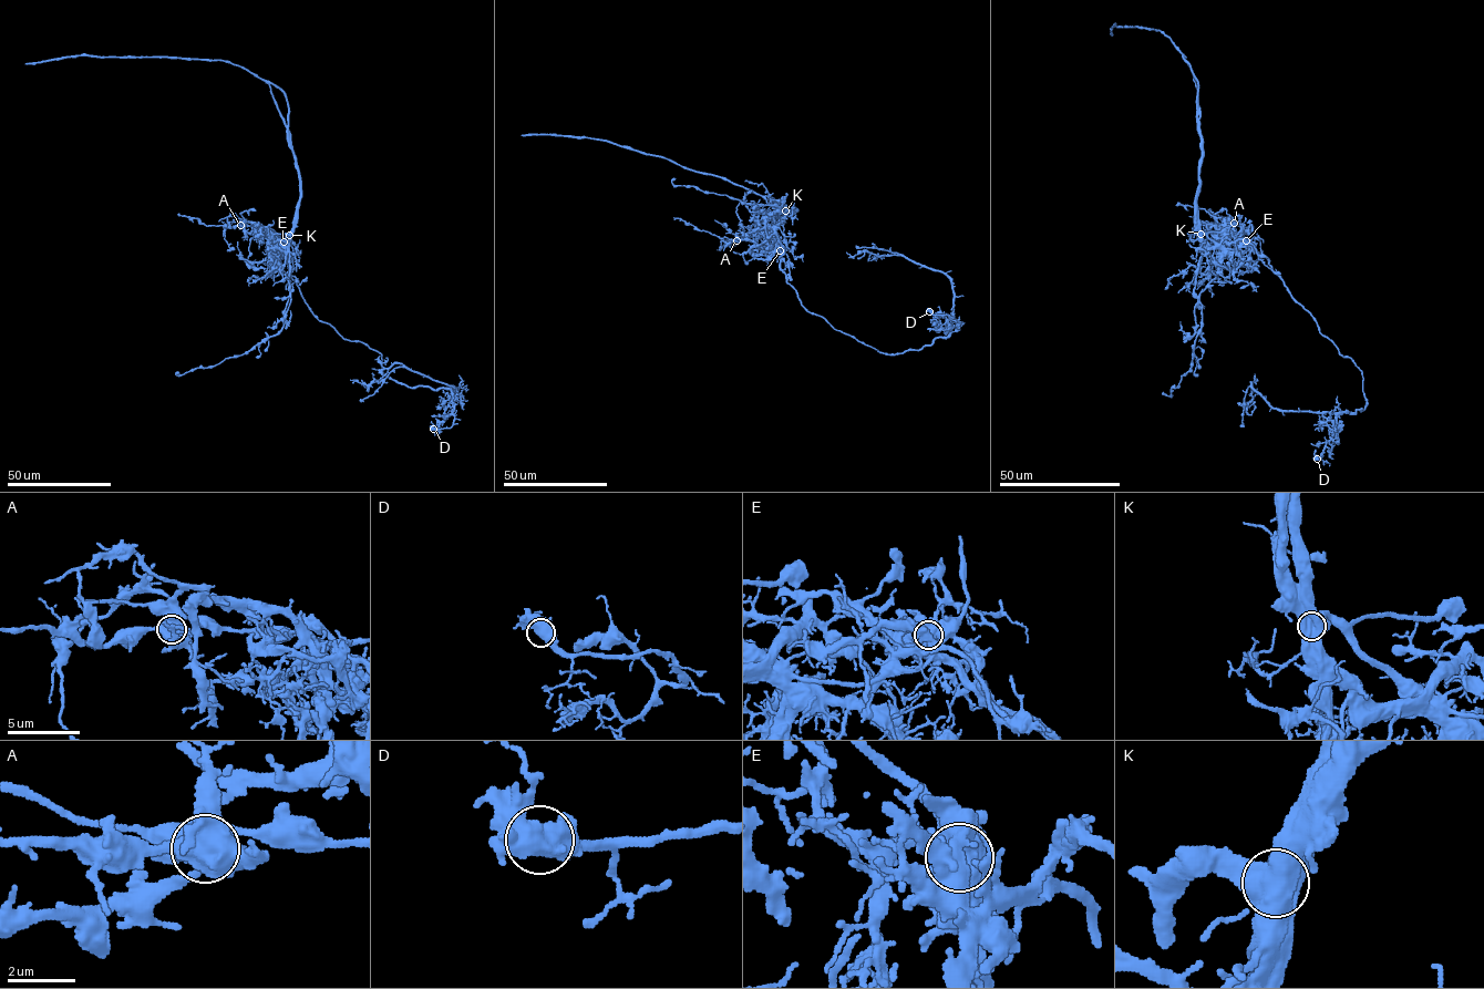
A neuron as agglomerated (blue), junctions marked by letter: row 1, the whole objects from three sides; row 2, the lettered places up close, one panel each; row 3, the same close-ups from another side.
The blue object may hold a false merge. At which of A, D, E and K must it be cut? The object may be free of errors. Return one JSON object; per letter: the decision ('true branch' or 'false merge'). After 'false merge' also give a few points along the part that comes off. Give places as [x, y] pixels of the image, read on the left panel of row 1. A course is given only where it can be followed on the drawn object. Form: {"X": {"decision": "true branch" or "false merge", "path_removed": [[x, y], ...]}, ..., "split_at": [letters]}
{"A": {"decision": "true branch"}, "D": {"decision": "true branch"}, "E": {"decision": "false merge", "path_removed": [[284, 241], [291, 278], [319, 320], [379, 351], [399, 382], [457, 388], [399, 363], [368, 384], [350, 379]]}, "K": {"decision": "true branch"}, "split_at": ["E"]}

